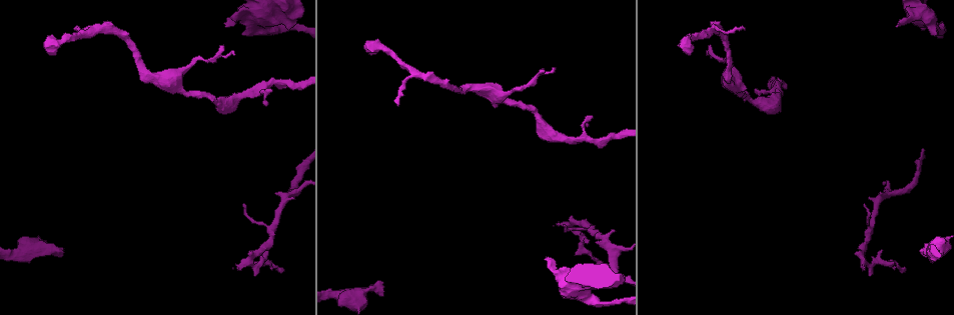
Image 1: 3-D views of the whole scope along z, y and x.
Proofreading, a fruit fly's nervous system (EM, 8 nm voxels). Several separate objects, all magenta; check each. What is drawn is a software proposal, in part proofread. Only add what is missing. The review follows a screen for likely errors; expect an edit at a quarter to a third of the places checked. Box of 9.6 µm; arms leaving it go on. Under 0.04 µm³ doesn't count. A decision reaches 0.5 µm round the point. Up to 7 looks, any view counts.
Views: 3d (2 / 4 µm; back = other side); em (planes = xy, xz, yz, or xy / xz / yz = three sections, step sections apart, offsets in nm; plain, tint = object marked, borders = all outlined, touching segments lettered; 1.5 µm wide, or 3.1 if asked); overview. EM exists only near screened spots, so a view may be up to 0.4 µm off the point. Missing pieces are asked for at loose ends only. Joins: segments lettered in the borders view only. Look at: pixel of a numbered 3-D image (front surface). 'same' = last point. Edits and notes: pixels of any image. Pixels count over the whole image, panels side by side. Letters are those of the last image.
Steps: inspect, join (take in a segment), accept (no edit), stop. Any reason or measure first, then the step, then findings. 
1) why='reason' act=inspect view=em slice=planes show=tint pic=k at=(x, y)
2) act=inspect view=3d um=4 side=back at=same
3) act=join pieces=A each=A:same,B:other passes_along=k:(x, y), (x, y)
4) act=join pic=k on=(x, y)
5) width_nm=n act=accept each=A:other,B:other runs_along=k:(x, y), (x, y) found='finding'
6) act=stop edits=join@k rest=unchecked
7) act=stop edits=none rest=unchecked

why='free end' act=inspect view=3d um=4 pic=1 at=(238, 268)

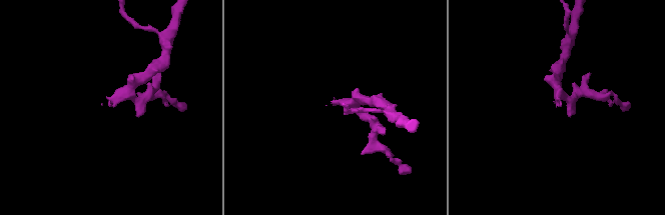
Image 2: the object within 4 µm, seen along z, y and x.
act=inspect view=em slice=xy step=8 show=borders pic=2 at=(560, 104)

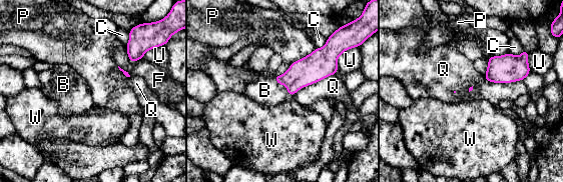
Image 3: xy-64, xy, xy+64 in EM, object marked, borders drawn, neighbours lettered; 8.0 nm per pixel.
why='another direction' act=inspect view=em slice=planes show=borders at=same

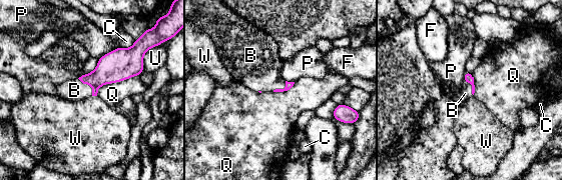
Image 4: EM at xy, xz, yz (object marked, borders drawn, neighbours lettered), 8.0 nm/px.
act=join pieces=B each=B:same,C:other,F:other,P:other,Q:other,U:other,W:other passes_along=4:(113, 67), (89, 84), (74, 90) found='the neuron continues'

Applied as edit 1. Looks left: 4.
why='tapers out' act=inspect view=em slice=planes show=borders pic=1 at=(263, 105)

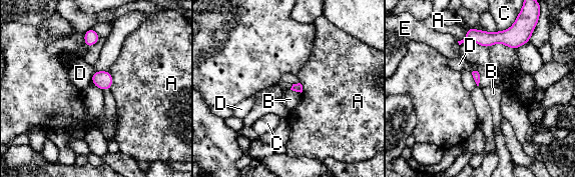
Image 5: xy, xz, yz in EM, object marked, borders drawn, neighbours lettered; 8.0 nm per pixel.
act=accept each=A:other,B:other,C:other,D:other,E:other found='no lettered segment goes on from it'

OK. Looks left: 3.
why='branch stops here' act=inspect view=em slice=planes show=borders pic=1 at=(547, 259)

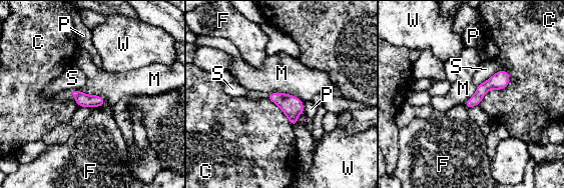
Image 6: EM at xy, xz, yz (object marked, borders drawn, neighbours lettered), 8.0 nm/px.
act=accept each=C:other,F:other,M:other,P:other,S:other,W:other border=6:(267, 92), (290, 93), (303, 102) found='none of them fits'

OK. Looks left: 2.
act=stop edits=join@4 rest=unchecked

